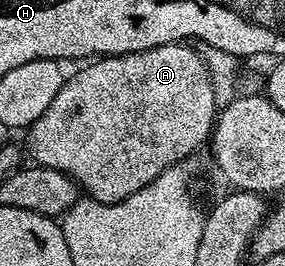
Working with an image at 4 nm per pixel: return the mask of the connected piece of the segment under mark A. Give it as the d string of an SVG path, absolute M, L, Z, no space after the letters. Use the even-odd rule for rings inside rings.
M190 43L157 45L139 53L125 53L119 57L100 57L83 64L86 66L75 77L73 75L67 76L66 82L56 94L56 99L52 99L48 111L44 111L44 115L40 115L40 119L36 119L36 123L30 125L28 132L25 134L25 137L27 136L26 149L30 152L31 157L29 160L33 164L52 167L56 171L68 175L80 186L81 192L89 200L111 205L128 199L128 195L136 195L136 191L148 187L148 183L152 183L152 179L159 177L163 171L190 159L186 157L192 156L205 141L207 144L211 140L216 114L220 109L218 94L214 91L211 69L206 65L205 56L201 52L197 53L192 46L193 44Z

